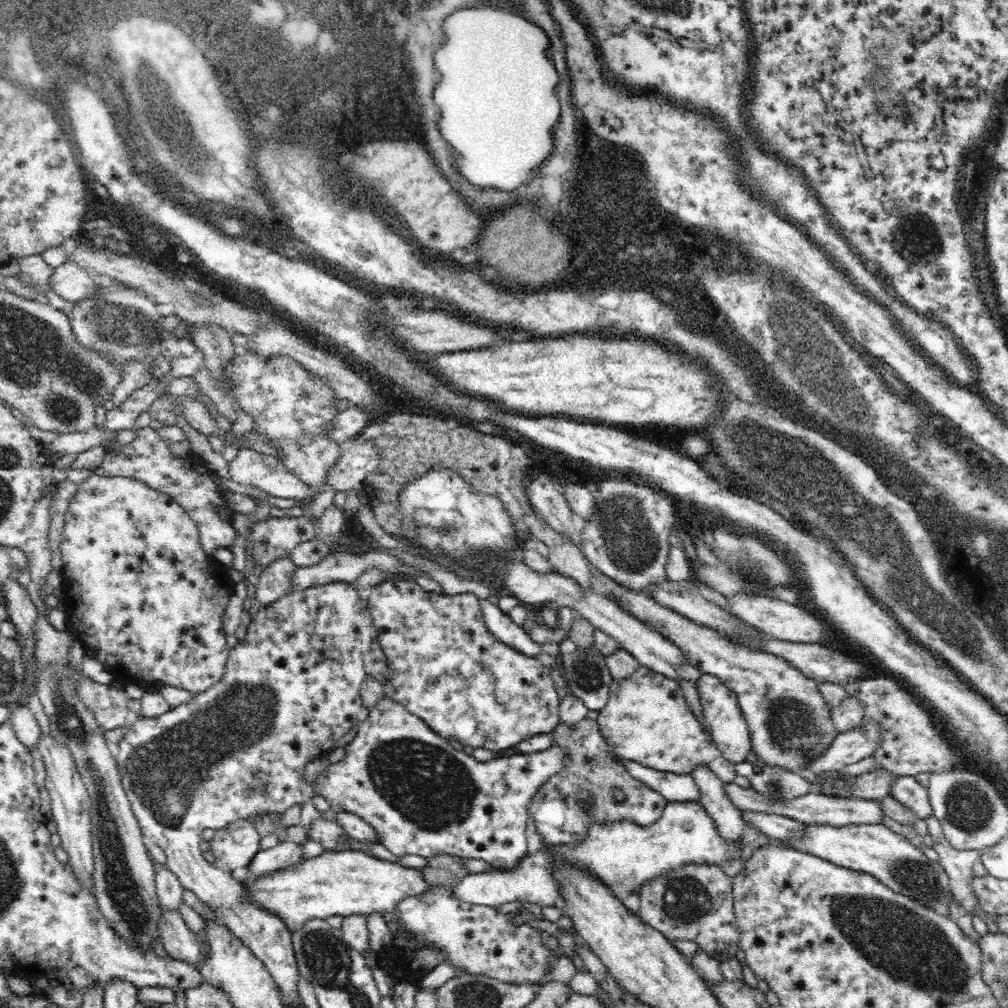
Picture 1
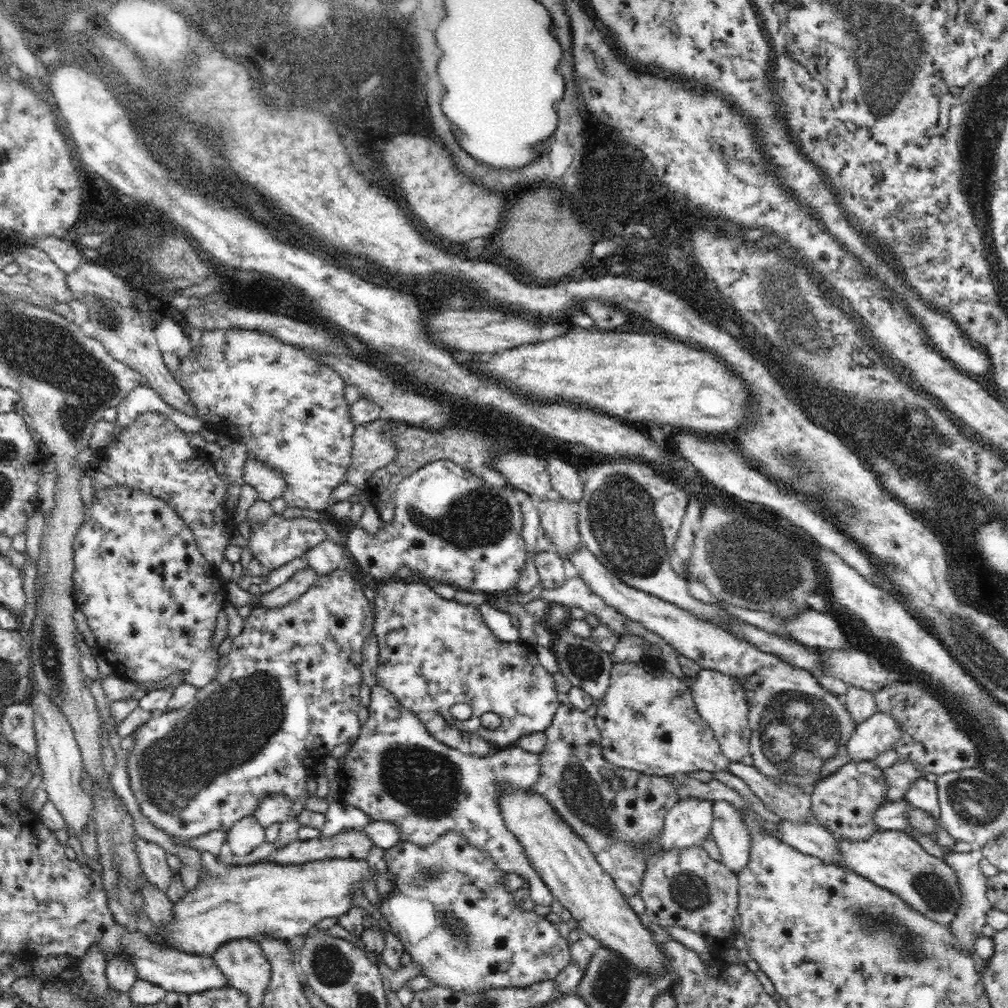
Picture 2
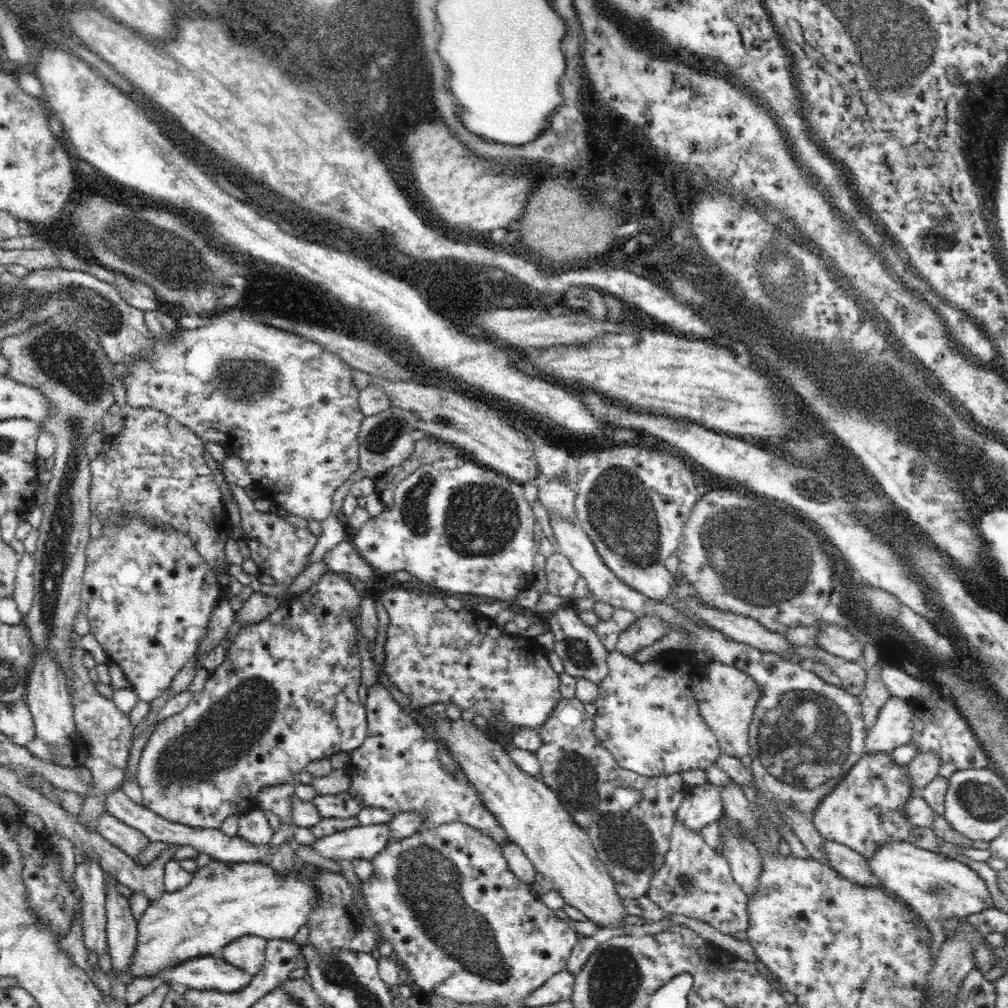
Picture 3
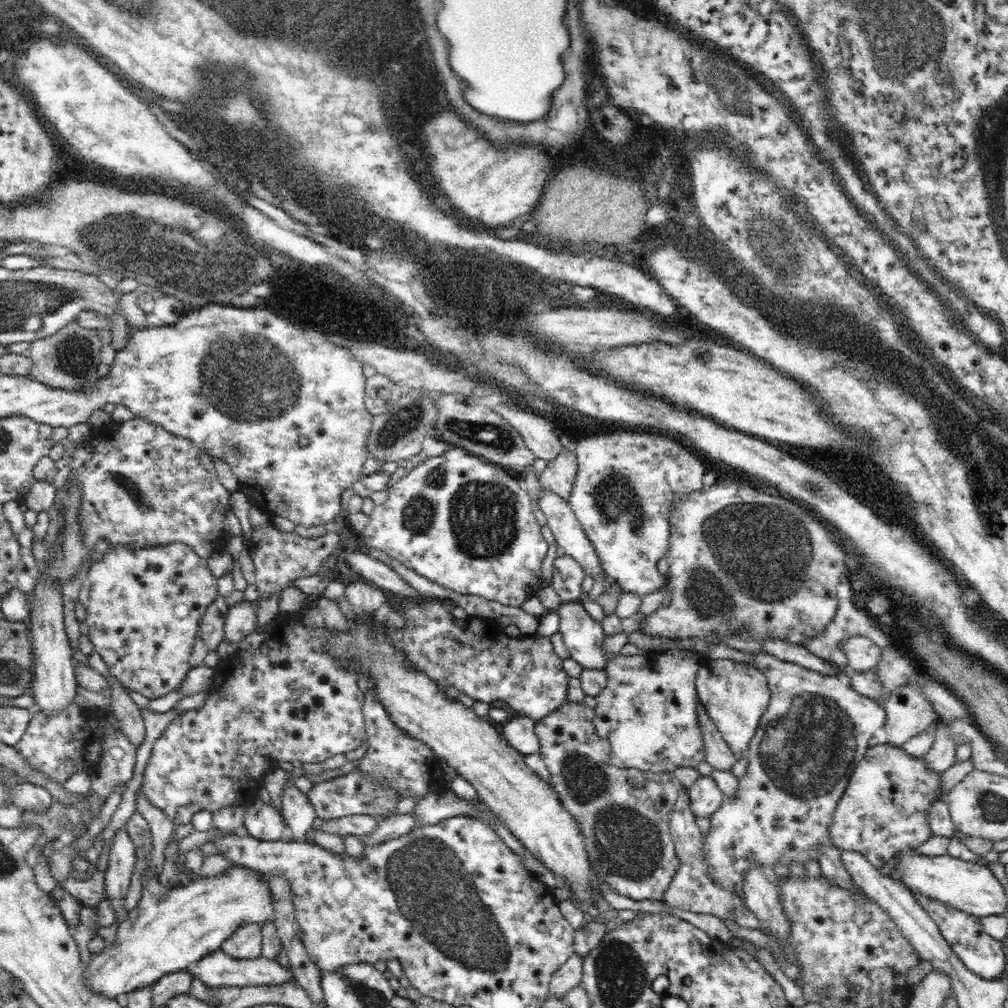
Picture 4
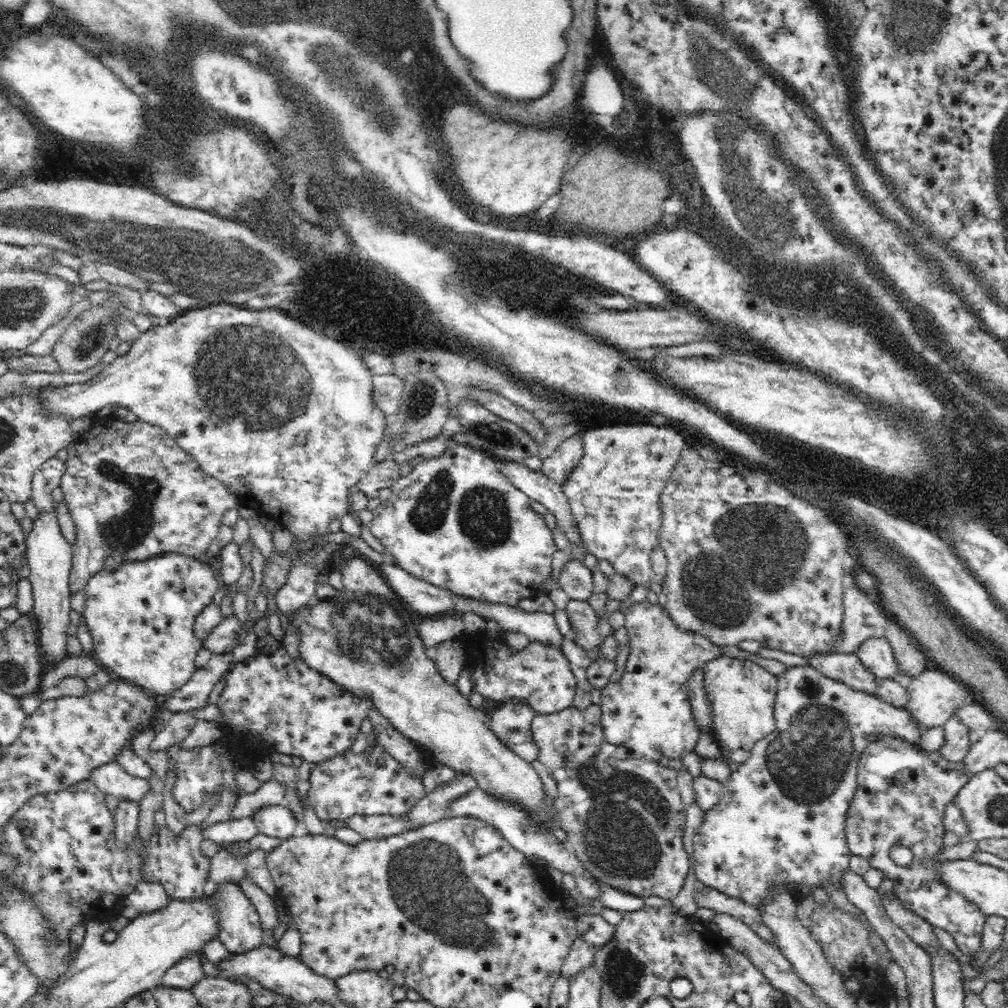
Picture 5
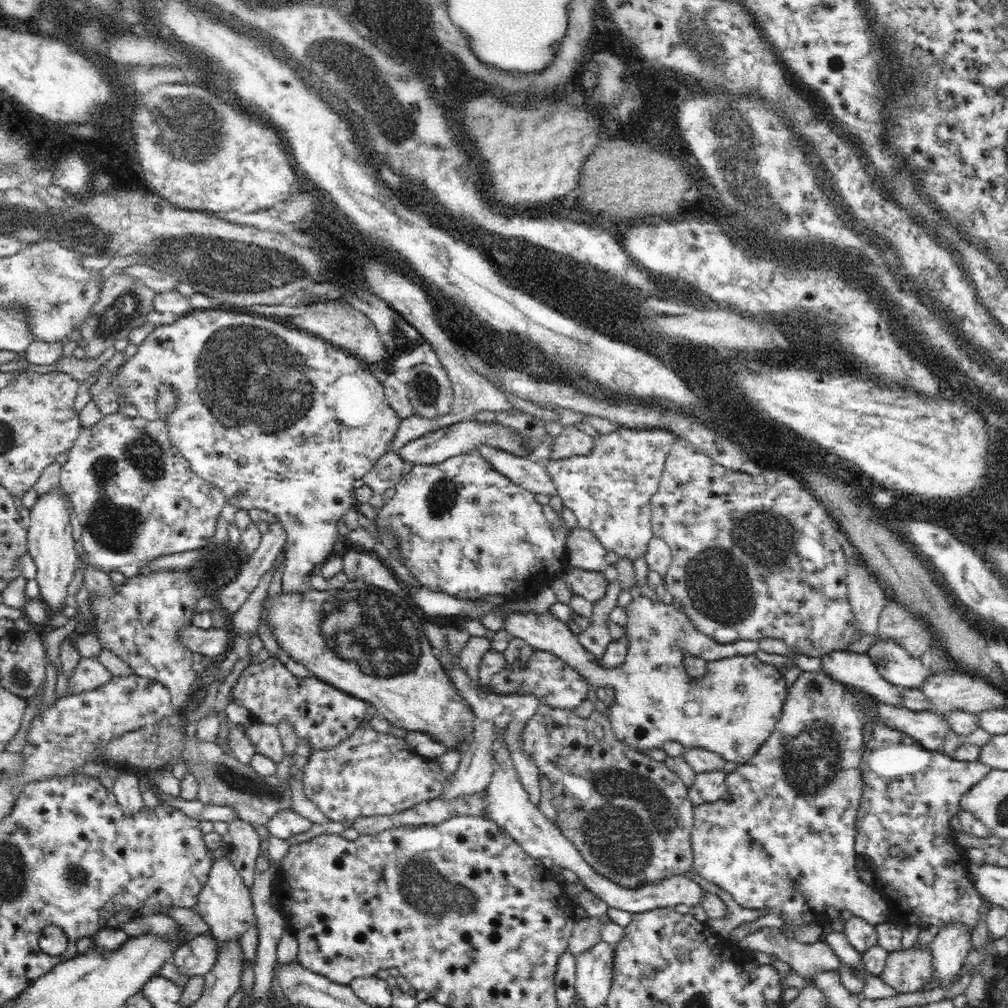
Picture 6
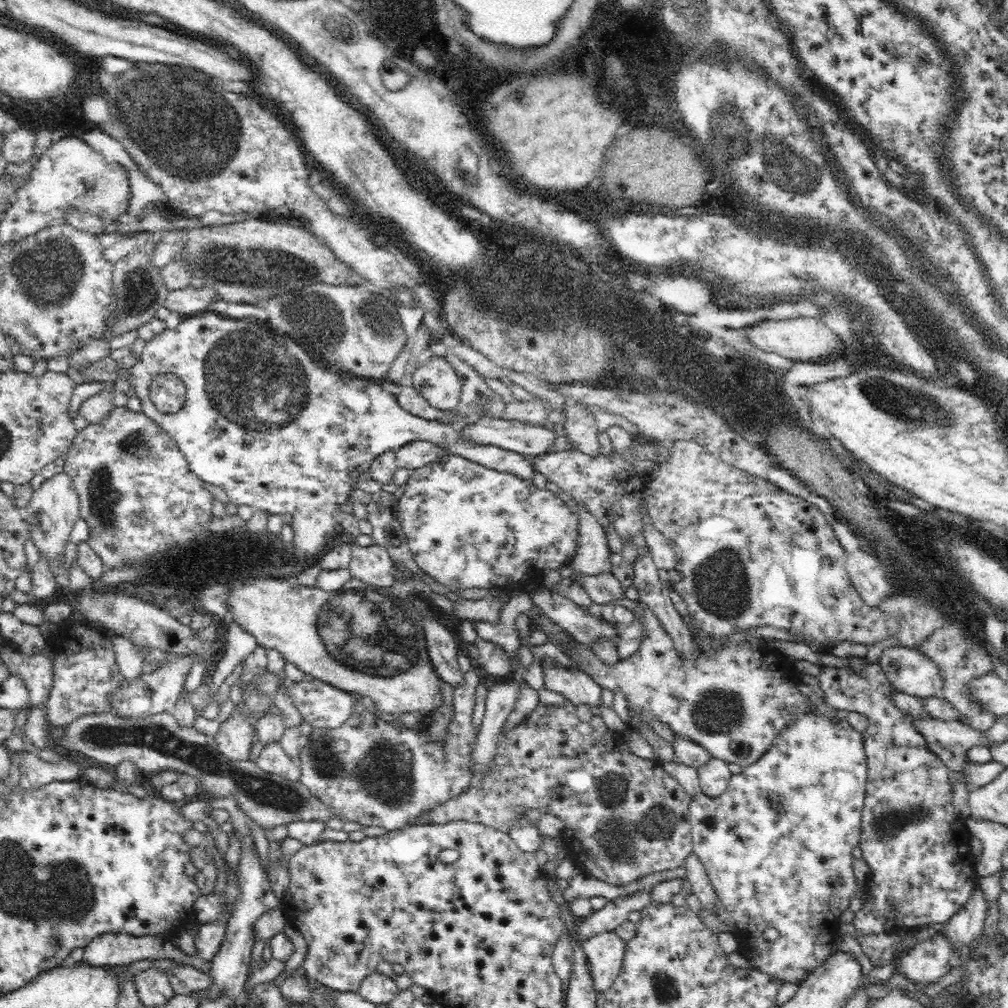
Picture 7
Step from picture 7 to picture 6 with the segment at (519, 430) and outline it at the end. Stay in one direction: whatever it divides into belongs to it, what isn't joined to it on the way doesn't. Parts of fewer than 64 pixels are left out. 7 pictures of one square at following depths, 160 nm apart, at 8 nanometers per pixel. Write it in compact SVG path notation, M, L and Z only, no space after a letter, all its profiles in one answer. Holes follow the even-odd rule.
M477 417L464 419L459 423L436 430L436 432L428 432L422 438L408 442L399 450L399 455L403 462L410 462L414 465L429 465L442 462L451 456L470 454L474 451L480 452L487 449L500 449L516 452L520 456L532 457L529 434L514 430L511 426L506 426L498 421L490 422L485 419L480 420Z

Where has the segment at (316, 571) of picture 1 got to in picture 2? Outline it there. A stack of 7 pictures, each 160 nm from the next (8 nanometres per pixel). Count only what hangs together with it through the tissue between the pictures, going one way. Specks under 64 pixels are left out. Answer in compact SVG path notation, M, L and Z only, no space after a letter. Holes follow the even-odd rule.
M312 568L297 572L286 584L271 590L271 592L259 594L254 601L254 606L270 610L286 606L290 601L300 598L304 592L307 592L306 590L314 582L315 575L316 572Z

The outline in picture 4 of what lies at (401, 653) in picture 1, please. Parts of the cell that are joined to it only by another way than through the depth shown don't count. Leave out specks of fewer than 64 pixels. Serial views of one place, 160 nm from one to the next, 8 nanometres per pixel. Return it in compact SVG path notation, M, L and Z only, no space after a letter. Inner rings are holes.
M426 601L426 604L412 602L412 604L416 606L408 606L406 616L404 616L408 622L412 623L404 628L401 634L402 645L409 651L409 658L425 670L430 678L438 682L440 687L445 679L445 682L453 684L458 690L476 701L490 704L496 700L502 700L502 702L507 702L515 712L525 714L535 721L560 709L567 701L570 677L564 670L564 659L554 652L550 636L537 632L518 639L508 636L500 628L499 623L493 619L483 619L479 616L457 619L452 617L447 606L434 601Z

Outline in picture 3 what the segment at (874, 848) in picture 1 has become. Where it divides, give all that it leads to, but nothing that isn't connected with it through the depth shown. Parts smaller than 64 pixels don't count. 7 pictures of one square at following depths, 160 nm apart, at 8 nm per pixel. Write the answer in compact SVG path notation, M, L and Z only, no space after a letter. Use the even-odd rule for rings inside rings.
M894 842L892 845L883 846L870 863L876 876L880 877L889 890L902 897L929 924L933 932L933 939L929 944L930 959L933 961L946 942L946 937L938 926L940 918L976 917L984 910L994 908L994 898L986 880L964 862L952 859L944 853L937 854L916 847L910 842Z

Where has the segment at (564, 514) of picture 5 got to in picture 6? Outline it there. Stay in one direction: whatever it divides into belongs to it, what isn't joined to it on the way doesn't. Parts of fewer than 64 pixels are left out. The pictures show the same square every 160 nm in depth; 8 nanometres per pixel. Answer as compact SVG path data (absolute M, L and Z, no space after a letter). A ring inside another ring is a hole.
M500 449L482 450L480 454L498 472L534 493L552 495L557 492L543 461Z

